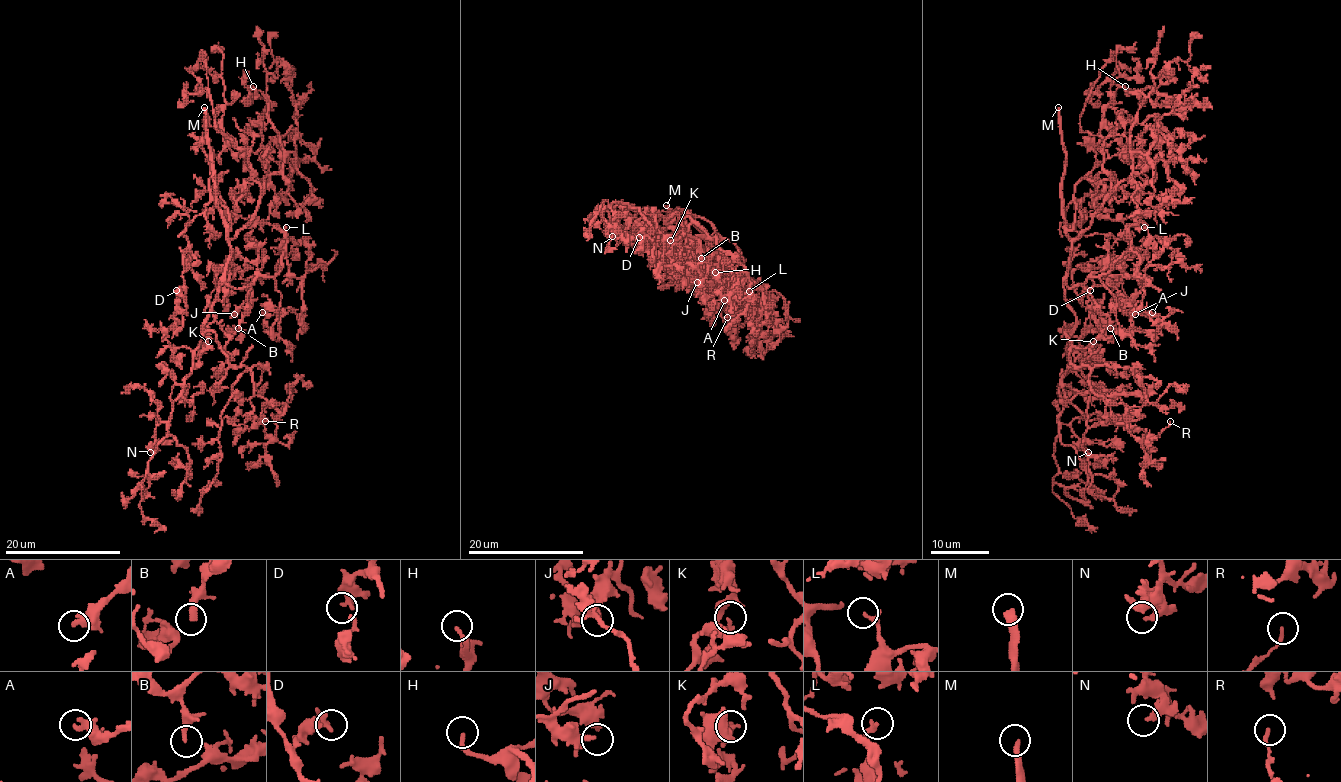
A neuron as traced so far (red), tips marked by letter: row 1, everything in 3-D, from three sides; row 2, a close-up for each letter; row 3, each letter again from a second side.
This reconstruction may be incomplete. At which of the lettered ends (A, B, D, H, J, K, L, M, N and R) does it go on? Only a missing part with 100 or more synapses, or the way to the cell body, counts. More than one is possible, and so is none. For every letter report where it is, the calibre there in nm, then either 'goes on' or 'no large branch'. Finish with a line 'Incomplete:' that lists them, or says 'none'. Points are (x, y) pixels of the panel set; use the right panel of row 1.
A: (1152, 312) | 240 nm | no large branch
B: (1110, 328) | 170 nm | no large branch
D: (1090, 290) | 320 nm | no large branch
H: (1125, 86) | 190 nm | goes on
J: (1135, 314) | 190 nm | no large branch
K: (1093, 341) | 280 nm | no large branch
L: (1144, 227) | 190 nm | no large branch
M: (1058, 107) | 320 nm | goes on
N: (1088, 452) | 280 nm | no large branch
R: (1170, 421) | 160 nm | no large branch
Incomplete: H, M

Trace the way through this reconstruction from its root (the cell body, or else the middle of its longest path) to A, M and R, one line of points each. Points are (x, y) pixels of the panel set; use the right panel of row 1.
A: (1068, 269), (1070, 289), (1090, 276), (1109, 289), (1116, 321), (1126, 334), (1136, 314), (1152, 312)
M: (1068, 269), (1071, 238), (1067, 232), (1061, 200), (1065, 152), (1058, 107)
R: (1068, 269), (1070, 360), (1088, 367), (1090, 388), (1104, 401), (1125, 405), (1133, 436), (1158, 436), (1170, 421)

